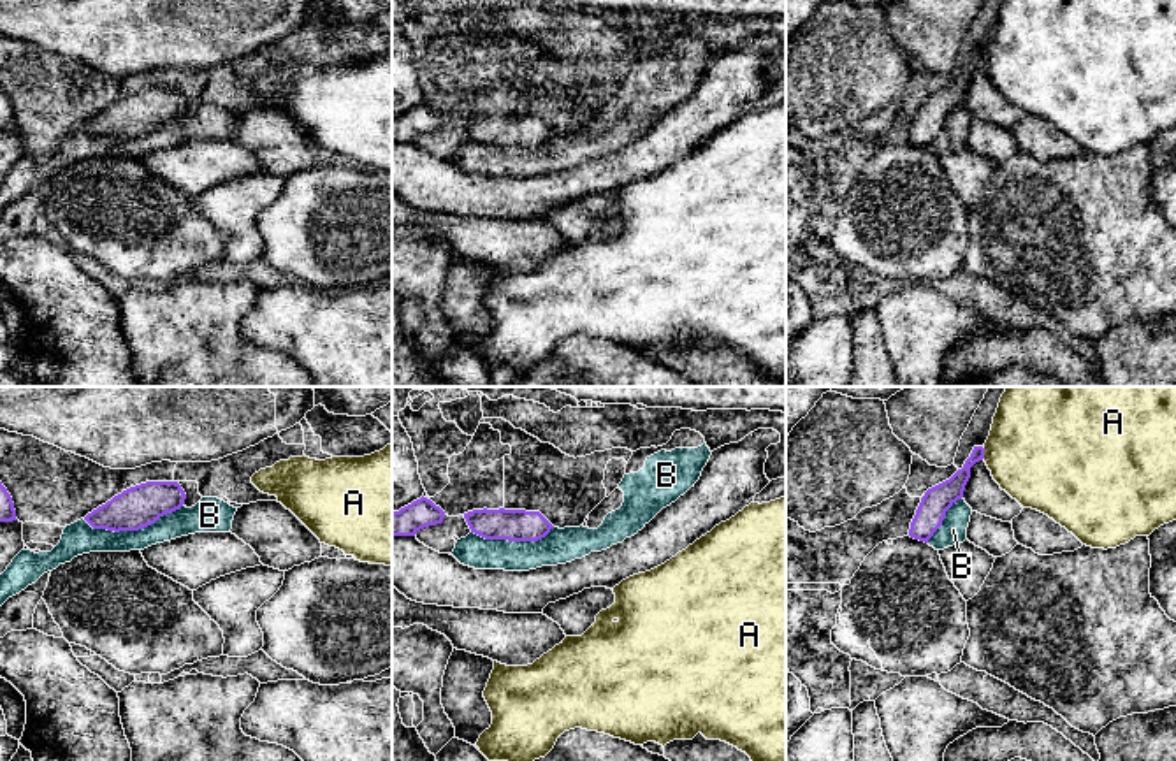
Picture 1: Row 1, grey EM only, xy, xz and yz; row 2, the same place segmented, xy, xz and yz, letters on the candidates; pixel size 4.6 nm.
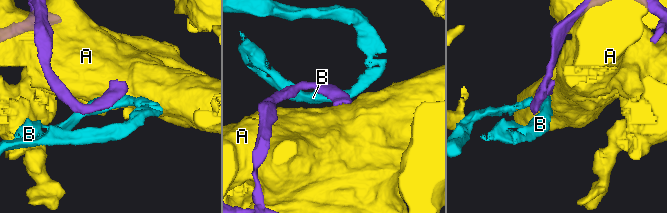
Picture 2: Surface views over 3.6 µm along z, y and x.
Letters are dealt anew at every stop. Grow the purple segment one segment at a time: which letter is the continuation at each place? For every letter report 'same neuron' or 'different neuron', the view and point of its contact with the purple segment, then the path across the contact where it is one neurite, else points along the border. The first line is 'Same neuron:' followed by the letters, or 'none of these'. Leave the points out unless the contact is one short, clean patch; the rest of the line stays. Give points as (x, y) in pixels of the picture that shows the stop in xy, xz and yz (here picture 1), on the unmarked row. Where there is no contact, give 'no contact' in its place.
Same neuron: B
A: different neuron; meets purple in yz at (983, 60)
B: same neuron; meets purple in xy at (132, 136)

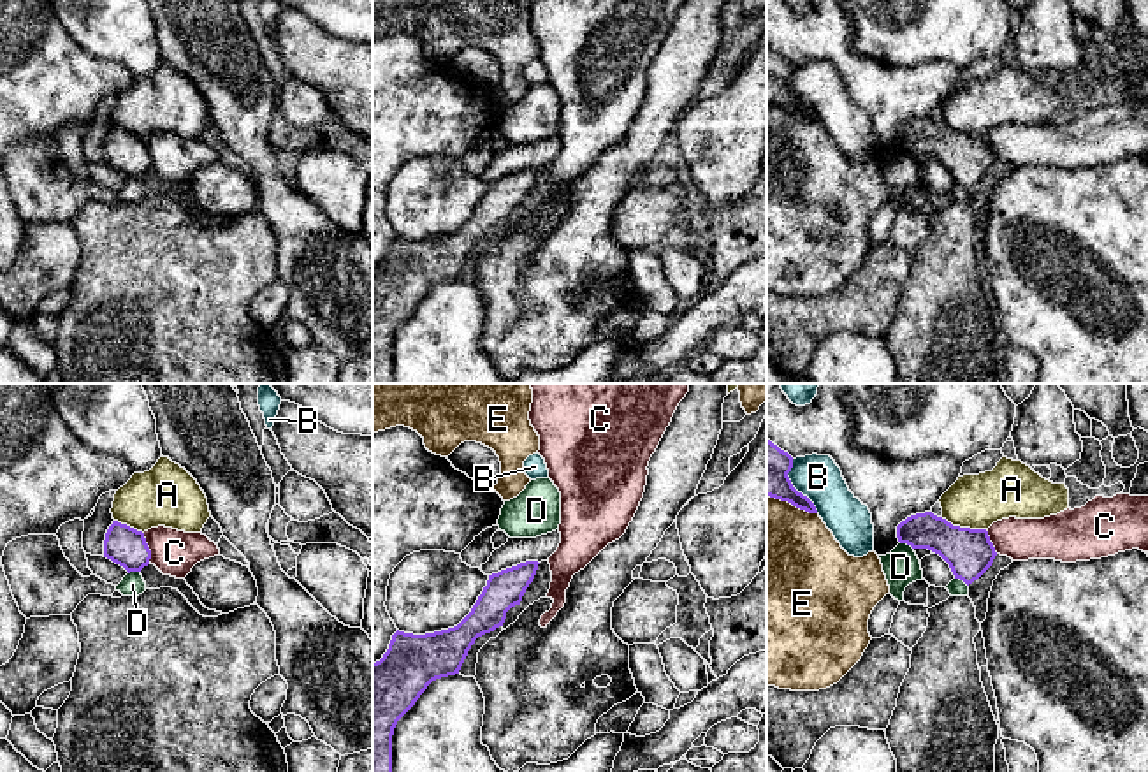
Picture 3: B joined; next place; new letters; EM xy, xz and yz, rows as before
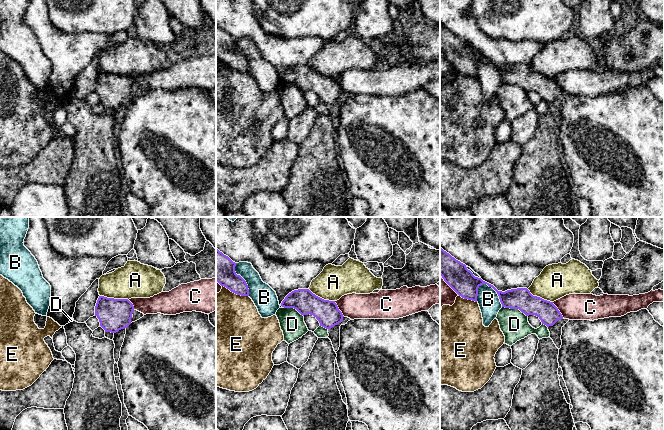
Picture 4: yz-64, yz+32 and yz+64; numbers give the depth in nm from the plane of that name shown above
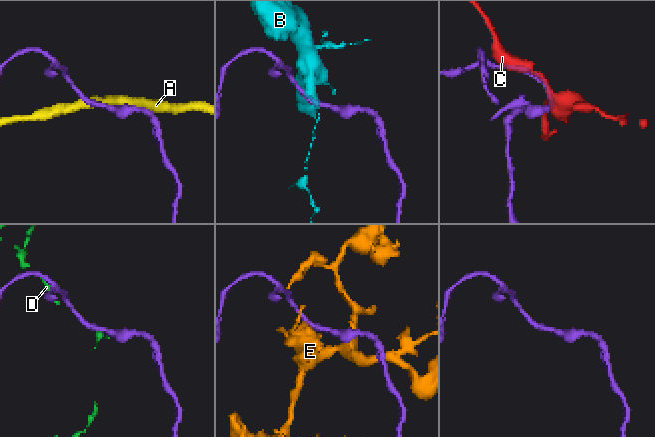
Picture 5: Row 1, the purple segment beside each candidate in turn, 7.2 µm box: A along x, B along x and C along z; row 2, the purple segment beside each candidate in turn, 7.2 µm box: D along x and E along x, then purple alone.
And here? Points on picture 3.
Same neuron: none of these
A: different neuron; meets purple in yz at (964, 134)
B: different neuron; meets purple in yz at (793, 94)
C: different neuron; meets purple in xy at (148, 153)
D: different neuron; meets purple in yz at (908, 150)
E: different neuron; meets purple in yz at (791, 109); border along yz (767, 101), (816, 120)

